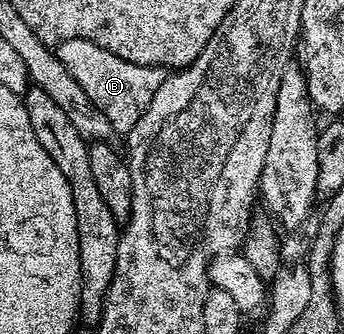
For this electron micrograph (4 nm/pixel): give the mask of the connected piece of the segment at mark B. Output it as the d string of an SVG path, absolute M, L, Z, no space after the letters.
M82 38L63 40L55 45L54 53L119 134L127 134L134 122L146 114L150 100L154 98L158 86L162 86L166 75L165 69L126 62L126 58L118 58L118 54L110 54L110 50Z

